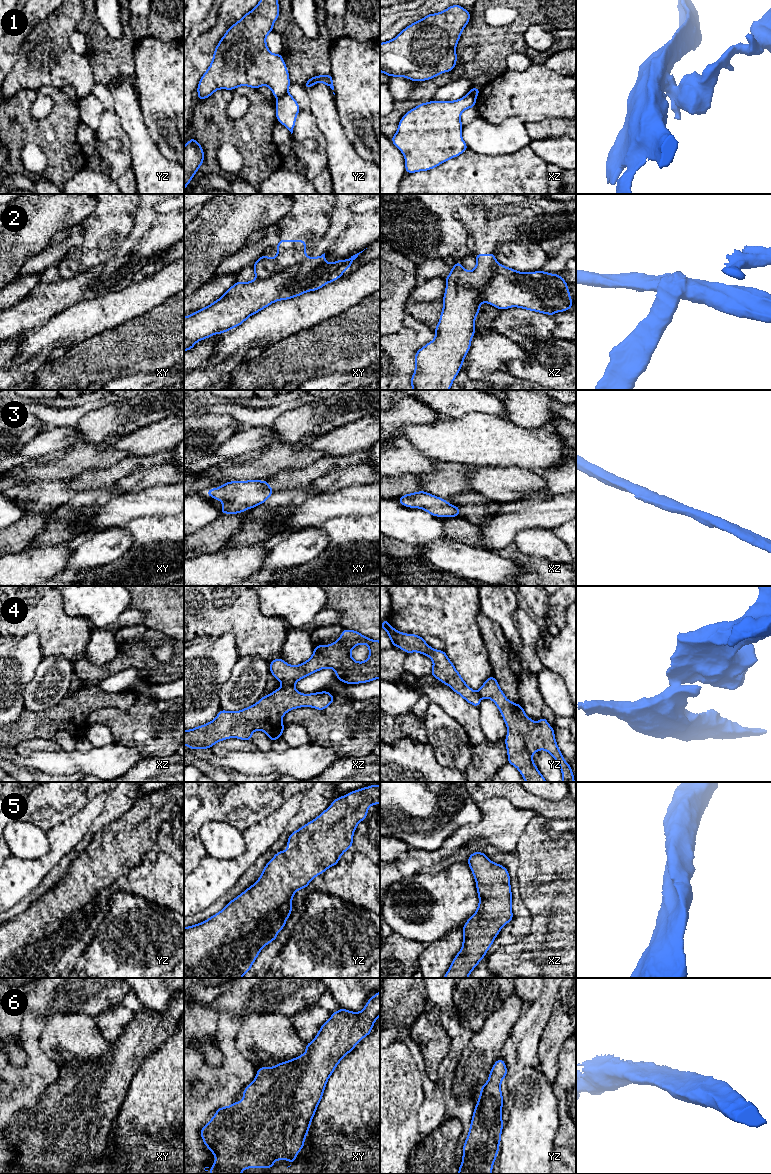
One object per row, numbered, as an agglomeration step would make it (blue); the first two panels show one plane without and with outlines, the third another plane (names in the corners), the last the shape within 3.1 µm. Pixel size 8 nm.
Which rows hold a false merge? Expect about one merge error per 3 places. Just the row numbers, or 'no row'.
1, 2, 4

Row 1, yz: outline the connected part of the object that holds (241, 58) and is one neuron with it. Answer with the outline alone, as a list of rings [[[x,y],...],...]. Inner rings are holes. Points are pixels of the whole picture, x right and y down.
[[[260,0],[259,3],[238,22],[233,24],[219,41],[207,71],[199,81],[198,100],[211,96],[216,90],[234,90],[239,86],[253,89],[266,85],[278,99],[288,93],[291,85],[289,73],[281,54],[273,54],[266,44],[267,35],[279,17],[278,0]]]

